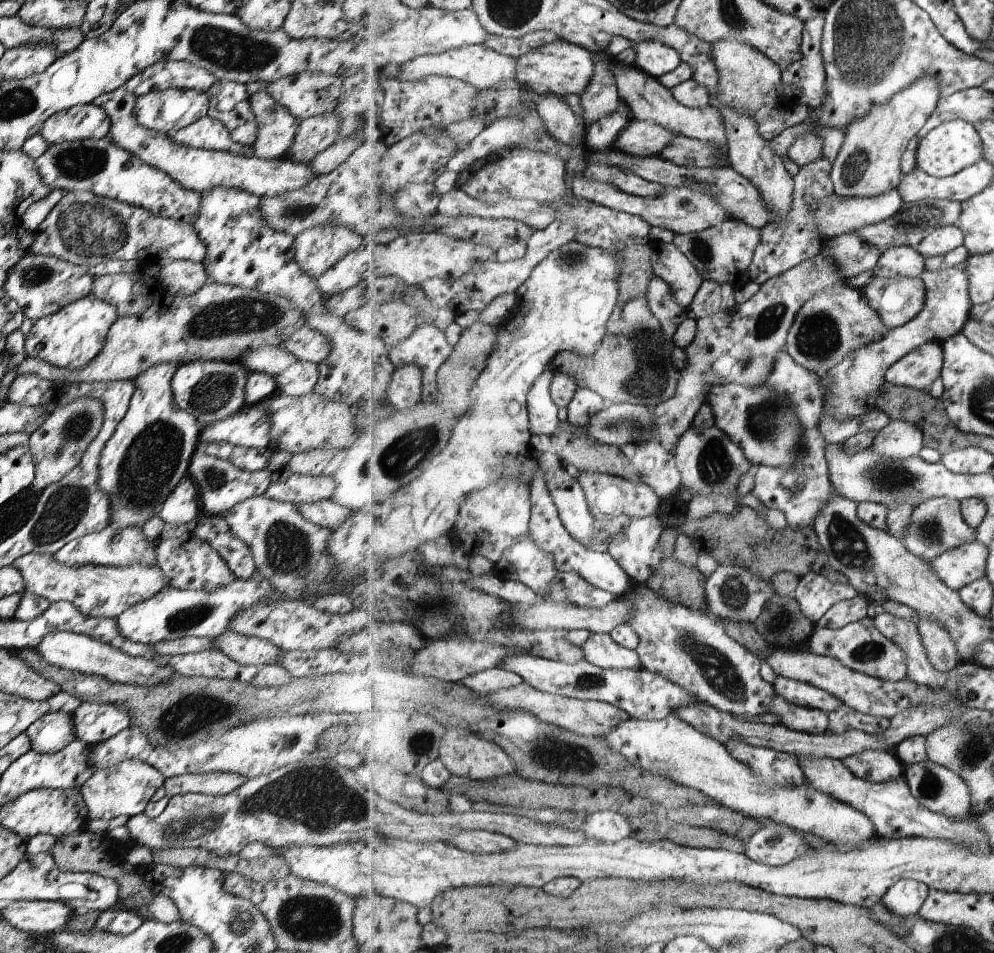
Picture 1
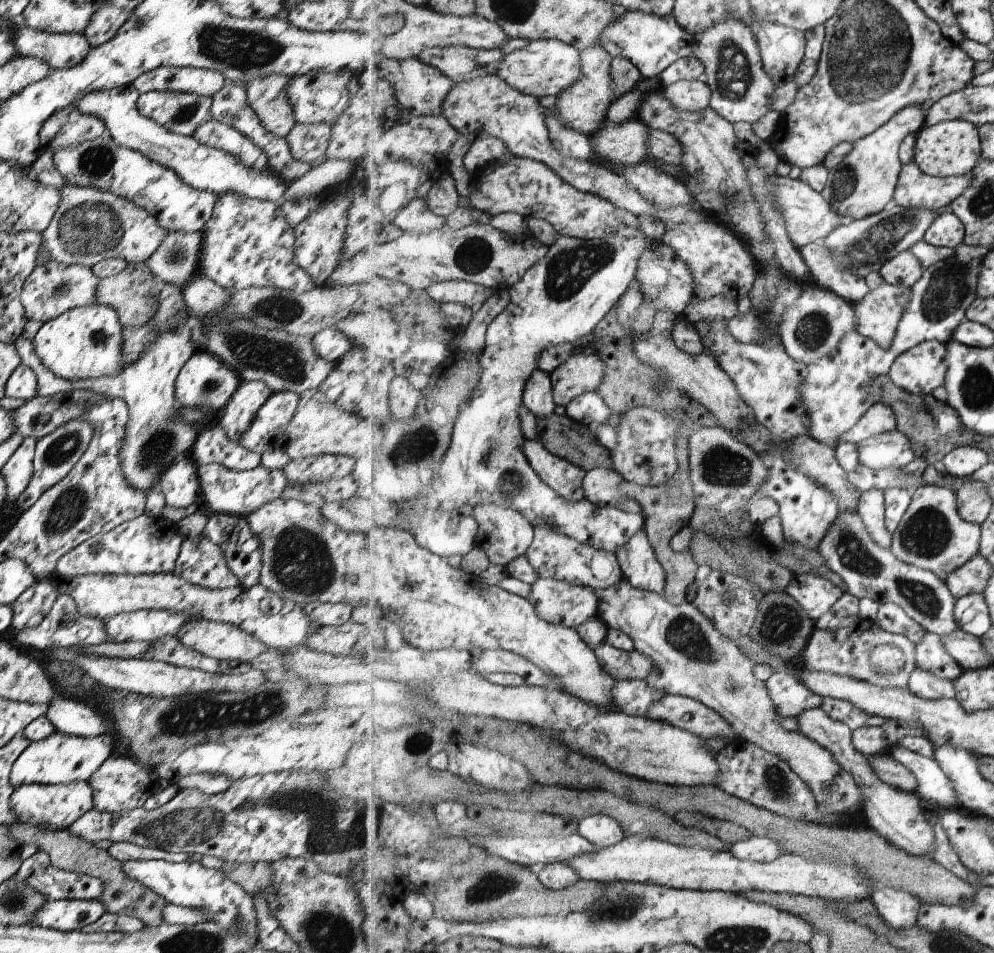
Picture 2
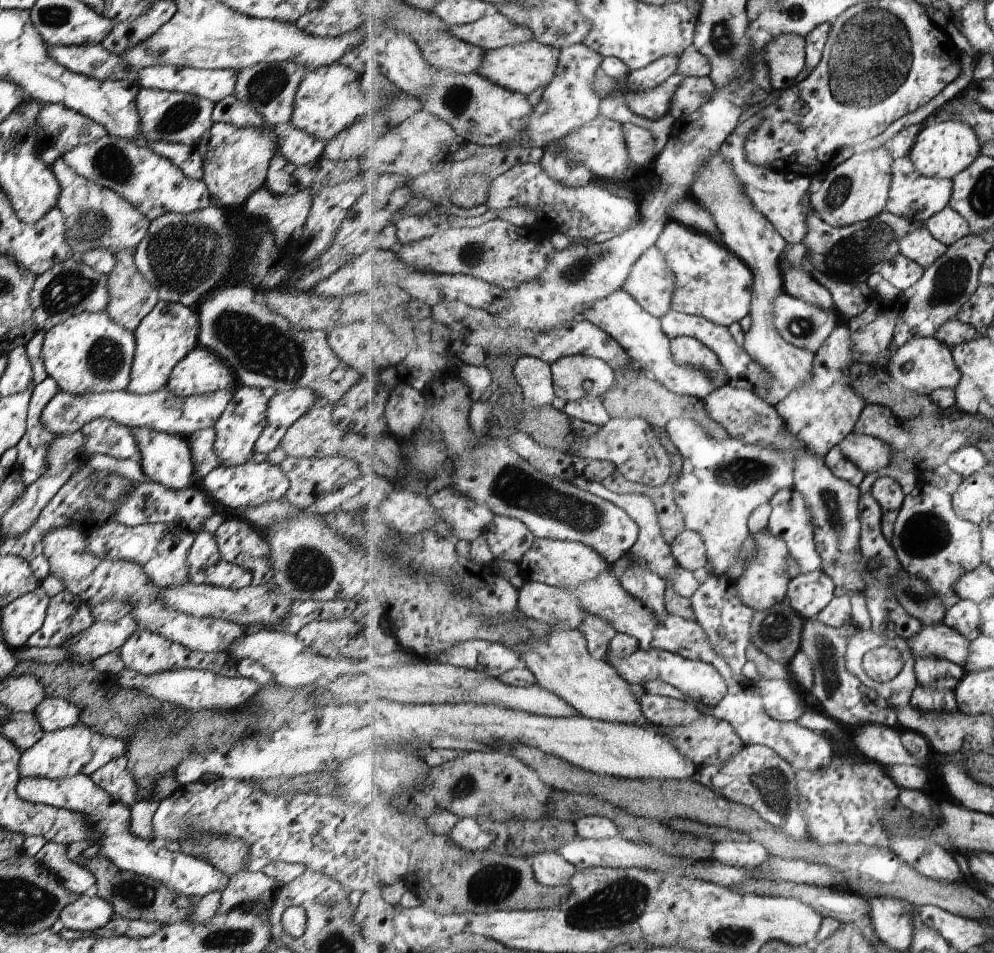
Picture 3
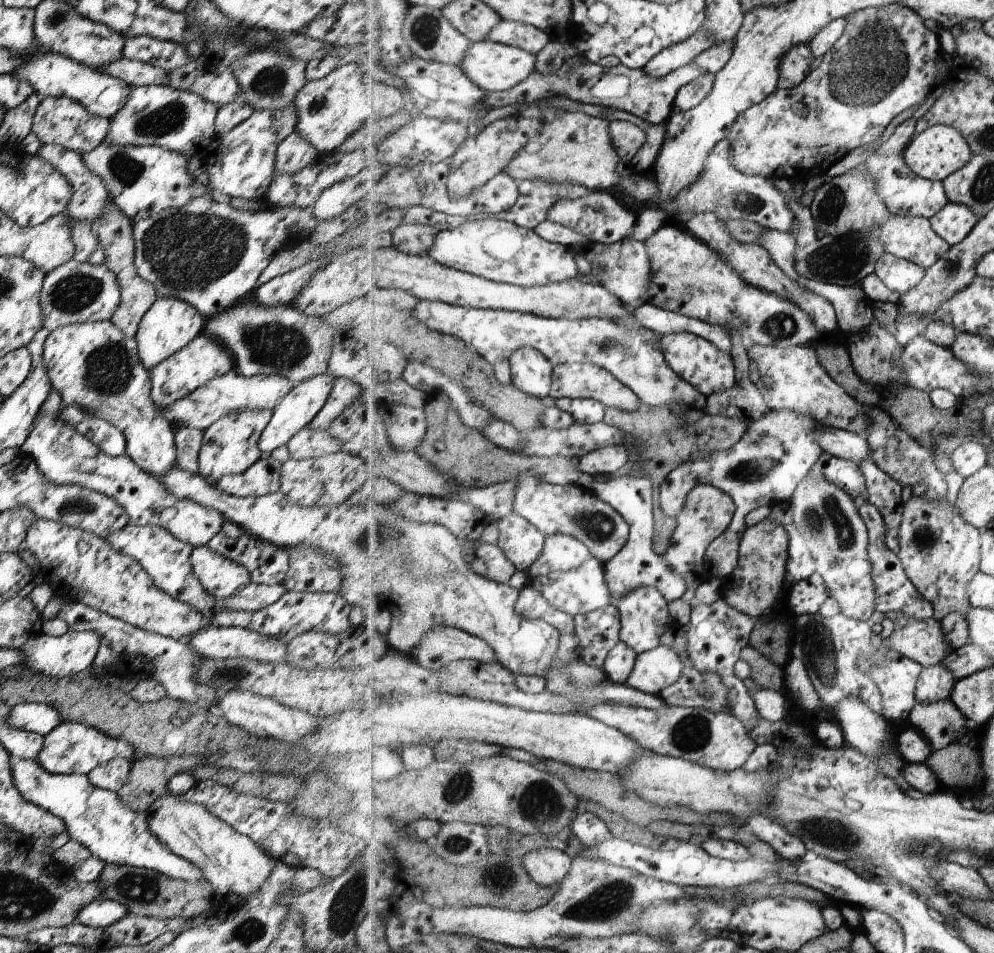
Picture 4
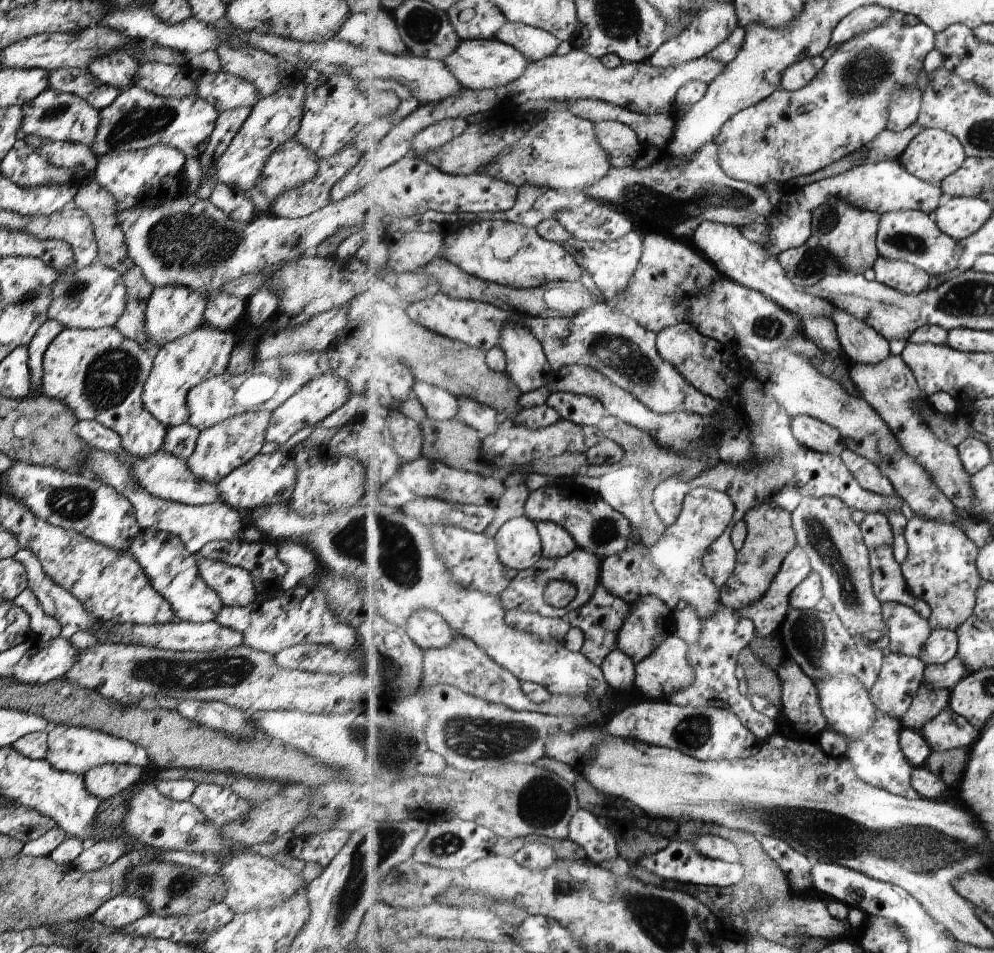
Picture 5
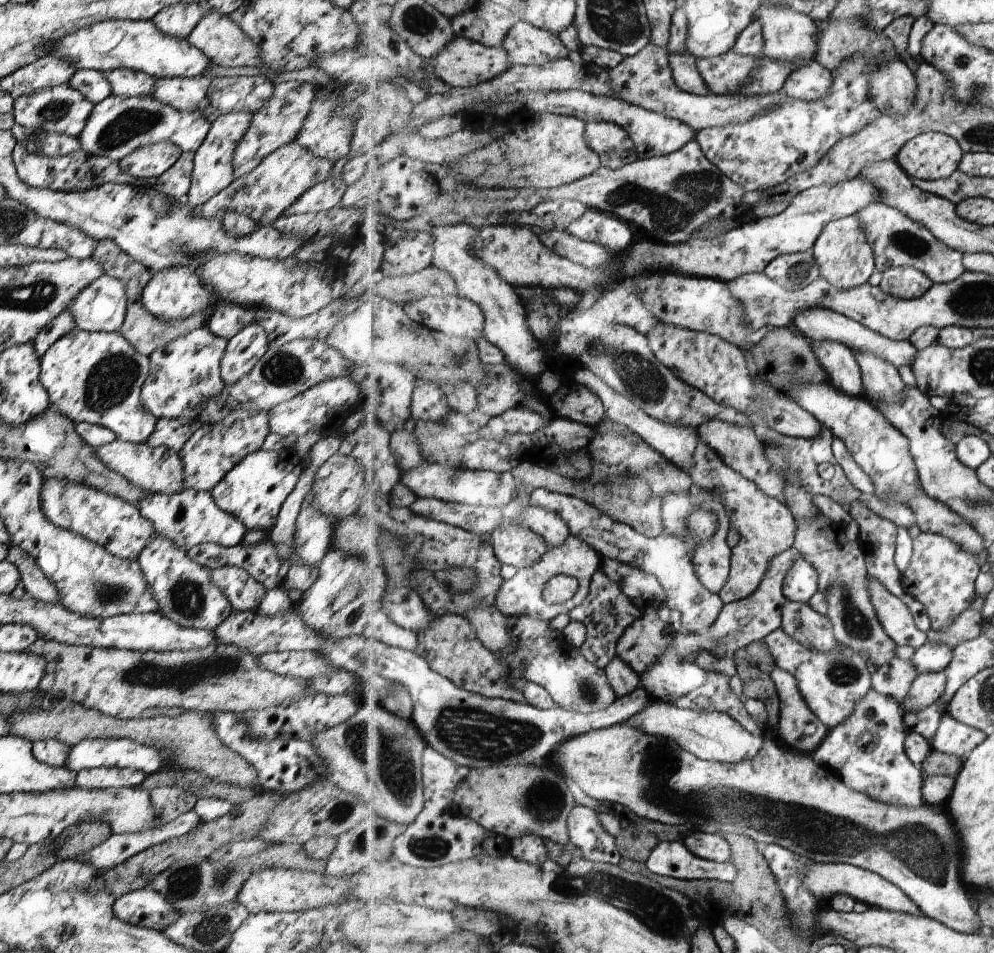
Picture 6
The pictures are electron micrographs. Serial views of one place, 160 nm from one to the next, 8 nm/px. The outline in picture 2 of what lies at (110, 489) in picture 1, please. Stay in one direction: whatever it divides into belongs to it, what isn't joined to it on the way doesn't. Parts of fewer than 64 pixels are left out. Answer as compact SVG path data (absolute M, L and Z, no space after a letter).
M168 283L163 284L162 293L158 300L158 306L154 316L150 319L155 338L143 348L139 358L129 364L127 368L117 376L105 376L93 380L63 380L58 378L51 370L47 370L35 355L32 342L19 336L13 346L20 363L31 368L37 380L37 392L35 396L51 397L53 394L69 390L93 389L105 397L121 398L127 404L128 418L123 432L123 442L119 446L117 458L121 466L121 476L133 490L141 490L143 496L159 484L159 476L171 466L175 460L189 455L191 446L197 438L193 424L179 414L179 405L174 398L174 381L179 370L185 362L196 352L193 342L190 340L191 318L186 315L181 290Z

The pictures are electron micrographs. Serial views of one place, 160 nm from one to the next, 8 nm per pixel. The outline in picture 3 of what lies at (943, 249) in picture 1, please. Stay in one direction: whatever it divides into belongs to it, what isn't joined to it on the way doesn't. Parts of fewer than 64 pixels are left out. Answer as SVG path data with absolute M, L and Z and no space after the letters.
M945 208L925 223L933 238L947 247L966 238L971 233L970 223L953 208Z

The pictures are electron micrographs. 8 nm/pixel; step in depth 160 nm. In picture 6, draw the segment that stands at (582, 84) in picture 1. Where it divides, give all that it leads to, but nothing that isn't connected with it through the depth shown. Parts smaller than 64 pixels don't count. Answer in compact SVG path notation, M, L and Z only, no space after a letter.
M455 37L439 56L433 59L435 73L443 80L447 86L477 86L481 82L487 82L502 72L505 72L510 66L508 54L504 48L488 47L483 43L468 40L463 37Z

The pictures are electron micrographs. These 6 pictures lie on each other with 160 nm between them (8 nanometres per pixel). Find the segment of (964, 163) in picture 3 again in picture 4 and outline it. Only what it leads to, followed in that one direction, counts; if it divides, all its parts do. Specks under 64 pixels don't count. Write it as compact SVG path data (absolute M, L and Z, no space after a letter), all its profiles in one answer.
M944 125L929 127L928 130L917 135L904 154L904 160L916 175L925 179L943 182L967 166L973 157L967 138L961 134L961 130Z

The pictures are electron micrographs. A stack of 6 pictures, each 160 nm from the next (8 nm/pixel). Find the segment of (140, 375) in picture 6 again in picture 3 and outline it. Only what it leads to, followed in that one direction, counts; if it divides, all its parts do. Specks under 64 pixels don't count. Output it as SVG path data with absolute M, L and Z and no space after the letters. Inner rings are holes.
M105 311L81 312L57 322L43 332L40 357L46 377L53 378L60 392L89 394L125 391L134 354L134 334L119 326ZM130 428L130 430L141 454L139 465L142 474L149 481L161 484L163 488L169 488L169 490L181 490L192 485L195 479L193 464L191 464L191 454L184 438L163 432L153 432L147 428Z

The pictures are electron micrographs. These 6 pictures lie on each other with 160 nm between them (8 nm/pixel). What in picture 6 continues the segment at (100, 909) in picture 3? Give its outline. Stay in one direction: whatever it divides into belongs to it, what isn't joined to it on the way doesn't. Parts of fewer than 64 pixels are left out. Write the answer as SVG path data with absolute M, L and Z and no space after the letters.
M147 886L117 897L112 904L112 913L130 925L160 933L181 916L161 893Z

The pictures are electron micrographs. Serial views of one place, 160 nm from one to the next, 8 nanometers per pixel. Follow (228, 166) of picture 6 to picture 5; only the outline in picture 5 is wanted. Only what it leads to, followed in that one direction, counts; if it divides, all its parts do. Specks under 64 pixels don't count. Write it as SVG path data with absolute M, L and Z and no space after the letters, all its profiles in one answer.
M243 106L219 112L211 135L206 142L207 146L198 157L199 164L201 164L201 182L199 182L199 188L194 194L197 198L209 199L213 186L217 184L217 181L211 182L215 176L217 158L223 154L233 136L239 131L245 118L249 116L250 110L251 107Z

